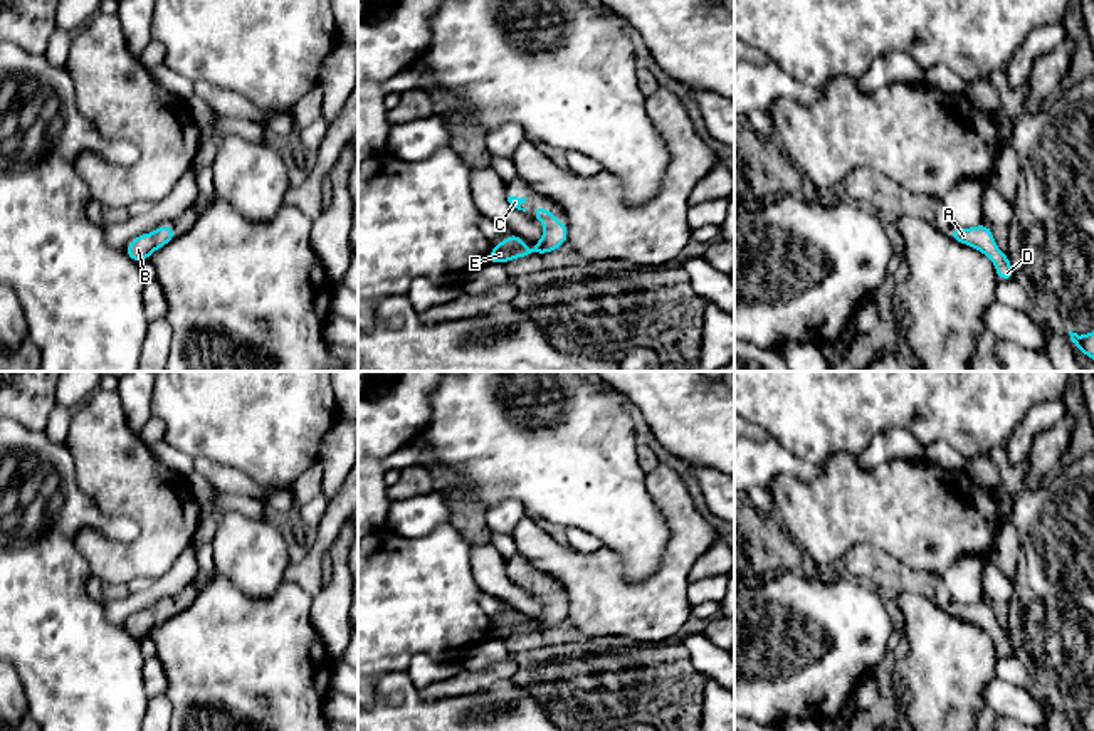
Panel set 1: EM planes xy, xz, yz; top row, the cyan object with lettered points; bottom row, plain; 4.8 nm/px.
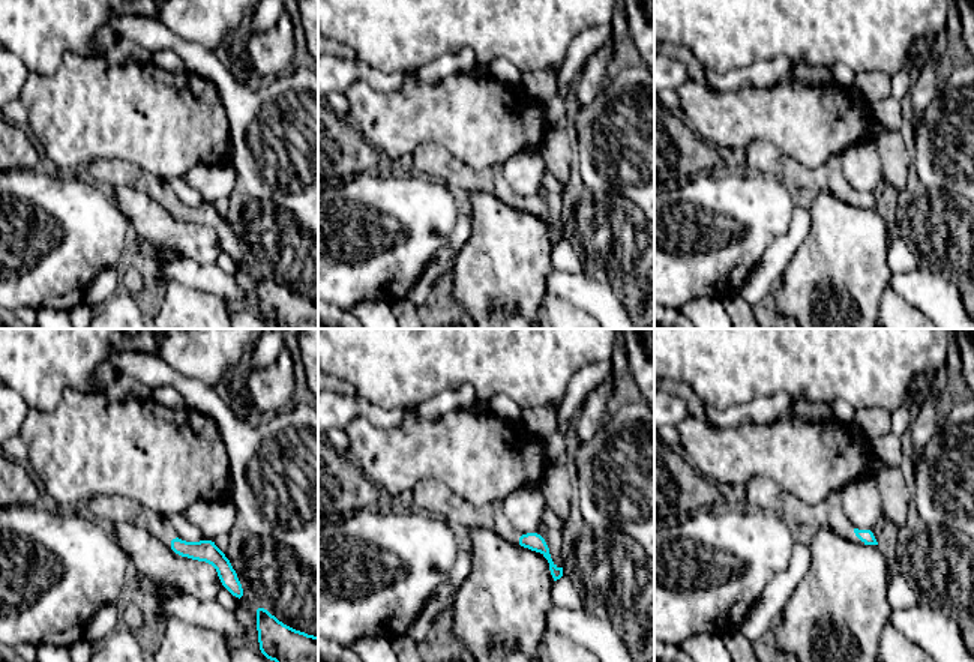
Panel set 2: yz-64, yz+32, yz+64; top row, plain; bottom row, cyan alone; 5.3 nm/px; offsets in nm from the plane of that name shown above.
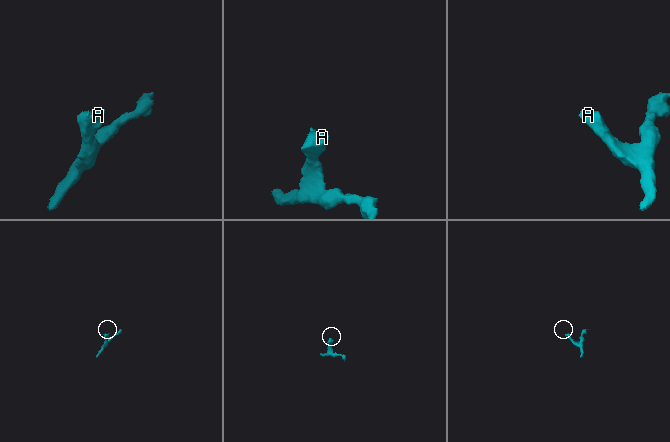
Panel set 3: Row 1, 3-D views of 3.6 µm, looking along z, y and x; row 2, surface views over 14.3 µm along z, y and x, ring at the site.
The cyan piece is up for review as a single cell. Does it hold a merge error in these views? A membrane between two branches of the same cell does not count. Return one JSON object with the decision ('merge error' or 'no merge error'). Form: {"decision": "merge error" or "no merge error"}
{"decision": "no merge error"}

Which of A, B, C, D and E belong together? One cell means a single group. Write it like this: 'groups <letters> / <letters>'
groups A B C D E

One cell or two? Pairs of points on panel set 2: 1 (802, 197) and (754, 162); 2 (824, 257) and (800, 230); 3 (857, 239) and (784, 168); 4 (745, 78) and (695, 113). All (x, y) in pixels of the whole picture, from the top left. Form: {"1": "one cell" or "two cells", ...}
{"1": "one cell", "2": "two cells", "3": "two cells", "4": "two cells"}

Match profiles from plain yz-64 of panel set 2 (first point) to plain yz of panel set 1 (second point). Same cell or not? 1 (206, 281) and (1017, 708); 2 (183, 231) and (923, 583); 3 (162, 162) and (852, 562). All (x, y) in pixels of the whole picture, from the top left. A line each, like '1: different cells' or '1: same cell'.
1: same cell
2: different cells
3: different cells

